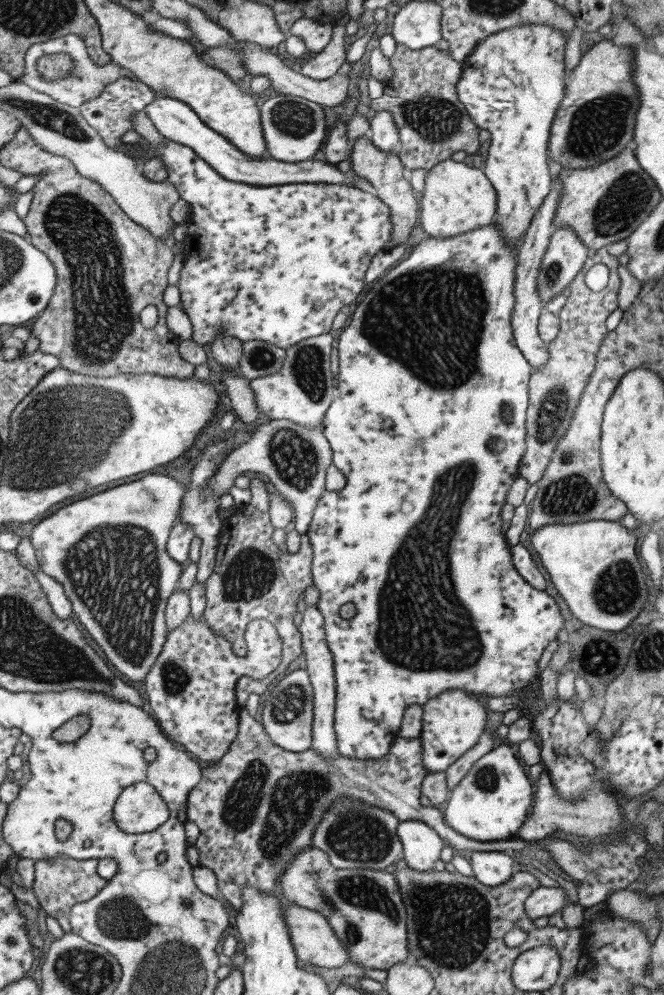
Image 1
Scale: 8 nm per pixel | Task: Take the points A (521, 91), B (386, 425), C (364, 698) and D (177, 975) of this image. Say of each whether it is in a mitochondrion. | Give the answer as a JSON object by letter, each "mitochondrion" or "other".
{"A":"other","B":"other","C":"other","D":"mitochondrion"}

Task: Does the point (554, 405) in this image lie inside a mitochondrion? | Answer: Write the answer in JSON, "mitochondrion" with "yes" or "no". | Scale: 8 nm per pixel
{"mitochondrion":"yes"}

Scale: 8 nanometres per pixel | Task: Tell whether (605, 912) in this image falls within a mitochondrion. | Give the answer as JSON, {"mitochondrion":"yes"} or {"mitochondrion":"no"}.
{"mitochondrion":"no"}

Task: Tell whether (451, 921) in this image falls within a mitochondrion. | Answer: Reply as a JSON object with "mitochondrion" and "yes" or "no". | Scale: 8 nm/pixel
{"mitochondrion":"yes"}

